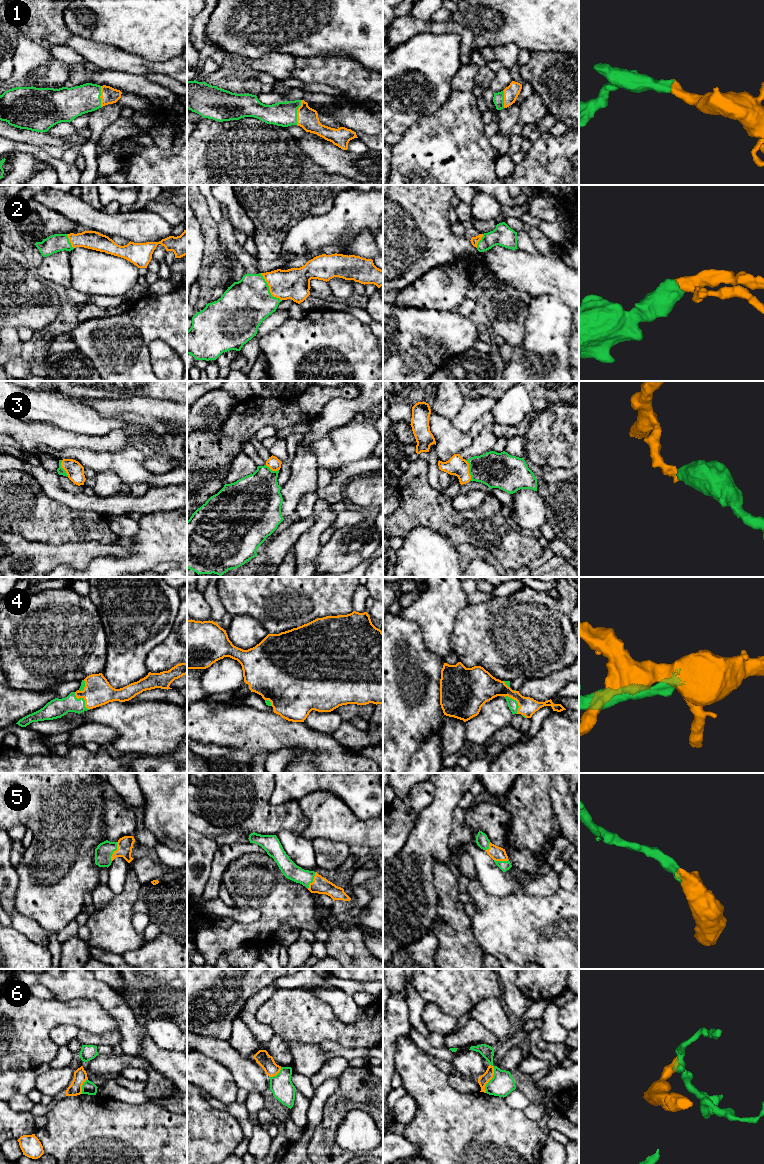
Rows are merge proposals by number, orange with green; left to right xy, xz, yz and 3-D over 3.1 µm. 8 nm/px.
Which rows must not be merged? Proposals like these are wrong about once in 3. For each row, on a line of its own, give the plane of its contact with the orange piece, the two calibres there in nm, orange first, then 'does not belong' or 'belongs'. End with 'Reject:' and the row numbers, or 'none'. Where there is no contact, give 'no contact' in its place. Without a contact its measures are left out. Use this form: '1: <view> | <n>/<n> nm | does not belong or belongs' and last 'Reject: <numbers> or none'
1: xz | 170/200 nm | belongs
2: xz | 240/380 nm | belongs
3: yz | 160/280 nm | belongs
4: xy | 220/160 nm | belongs
5: xy | 130/140 nm | belongs
6: yz | 80/190 nm | does not belong
Reject: 6

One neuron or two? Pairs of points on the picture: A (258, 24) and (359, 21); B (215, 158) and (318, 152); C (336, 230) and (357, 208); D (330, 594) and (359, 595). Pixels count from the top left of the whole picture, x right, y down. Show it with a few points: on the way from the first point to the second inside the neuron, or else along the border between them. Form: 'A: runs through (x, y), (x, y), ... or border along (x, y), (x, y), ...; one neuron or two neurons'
A: runs through (283, 21), (334, 21); one neuron
B: border along (294, 139), (306, 155), (323, 167); two neurons
C: runs through (341, 225), (352, 213); one neuron
D: border along (358, 587), (352, 598), (353, 610); two neurons

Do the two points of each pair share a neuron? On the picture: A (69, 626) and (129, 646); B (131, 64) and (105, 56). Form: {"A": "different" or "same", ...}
{"A": "different", "B": "same"}

